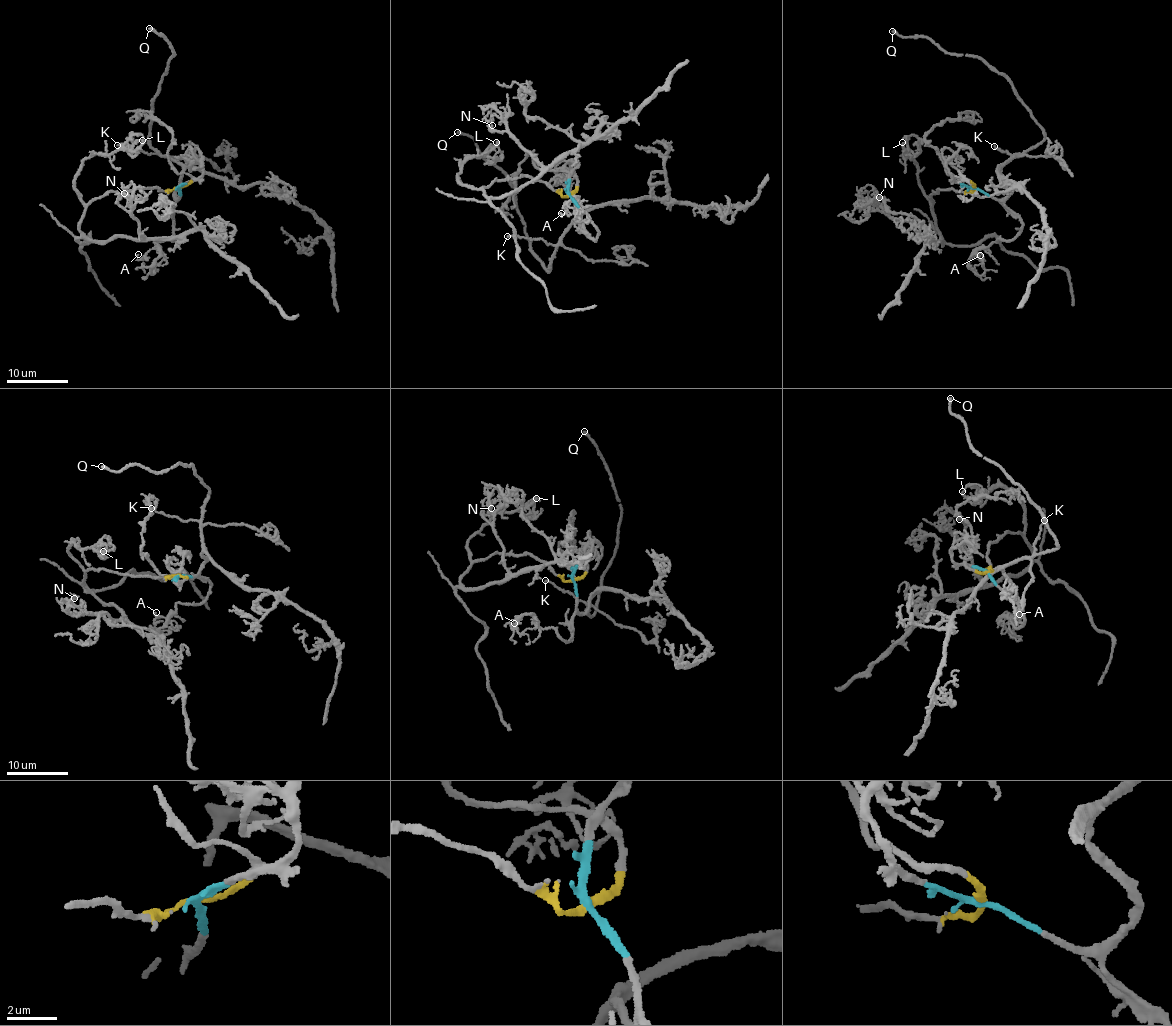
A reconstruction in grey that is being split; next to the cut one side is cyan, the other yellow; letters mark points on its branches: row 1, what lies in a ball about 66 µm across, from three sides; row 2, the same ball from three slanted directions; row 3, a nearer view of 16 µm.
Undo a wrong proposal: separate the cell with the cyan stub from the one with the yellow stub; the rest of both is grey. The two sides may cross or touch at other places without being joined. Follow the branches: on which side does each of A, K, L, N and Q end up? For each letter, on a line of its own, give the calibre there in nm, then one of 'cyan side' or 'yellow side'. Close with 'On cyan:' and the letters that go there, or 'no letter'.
A: calibre 130 nm; cyan side
K: calibre 150 nm; cyan side
L: calibre 130 nm; yellow side
N: calibre 170 nm; yellow side
Q: calibre 360 nm; cyan side
On cyan: A, K, Q

